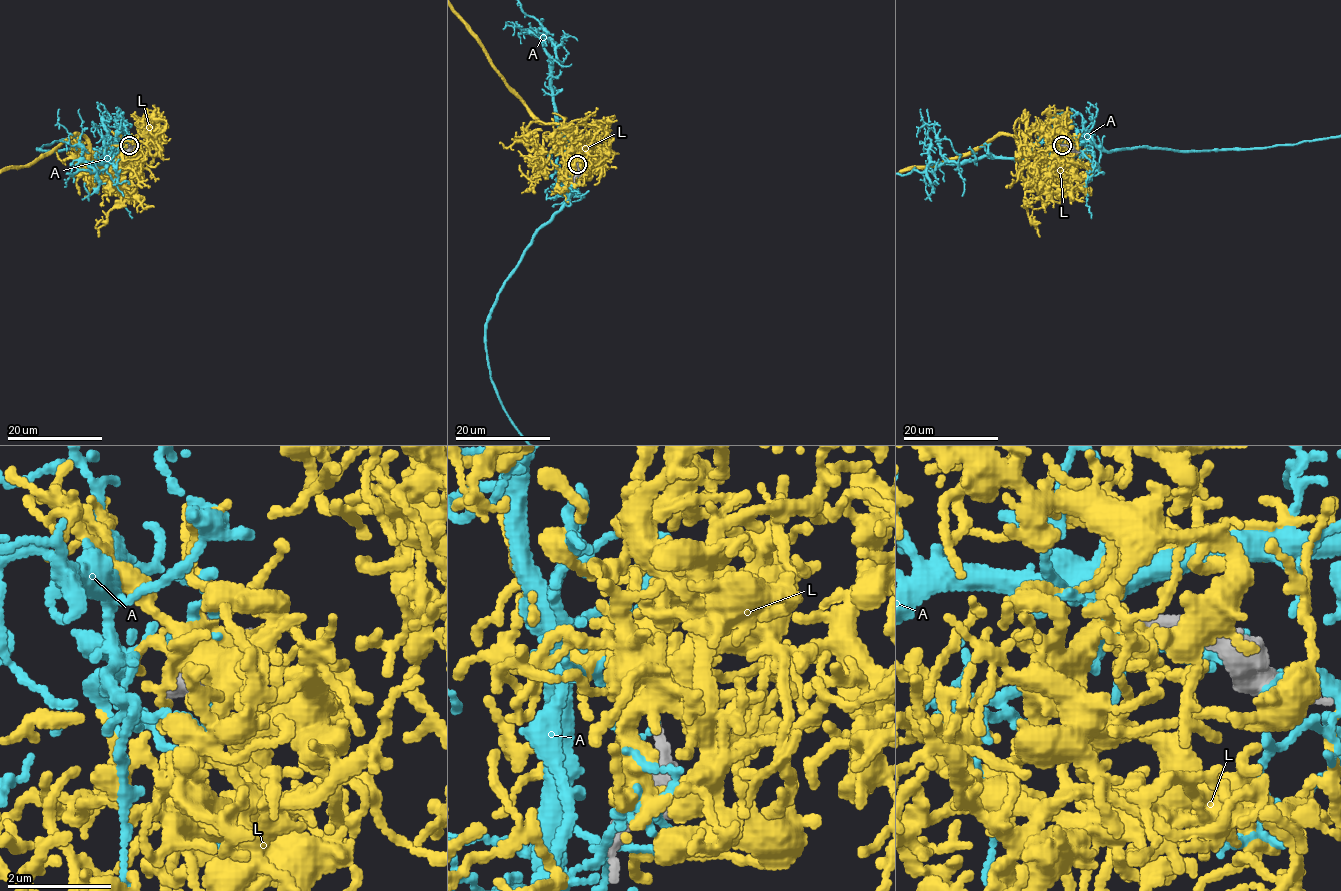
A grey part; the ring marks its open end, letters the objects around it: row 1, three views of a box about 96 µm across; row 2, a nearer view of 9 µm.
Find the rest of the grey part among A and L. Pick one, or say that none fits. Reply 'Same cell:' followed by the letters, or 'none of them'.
Same cell: L

